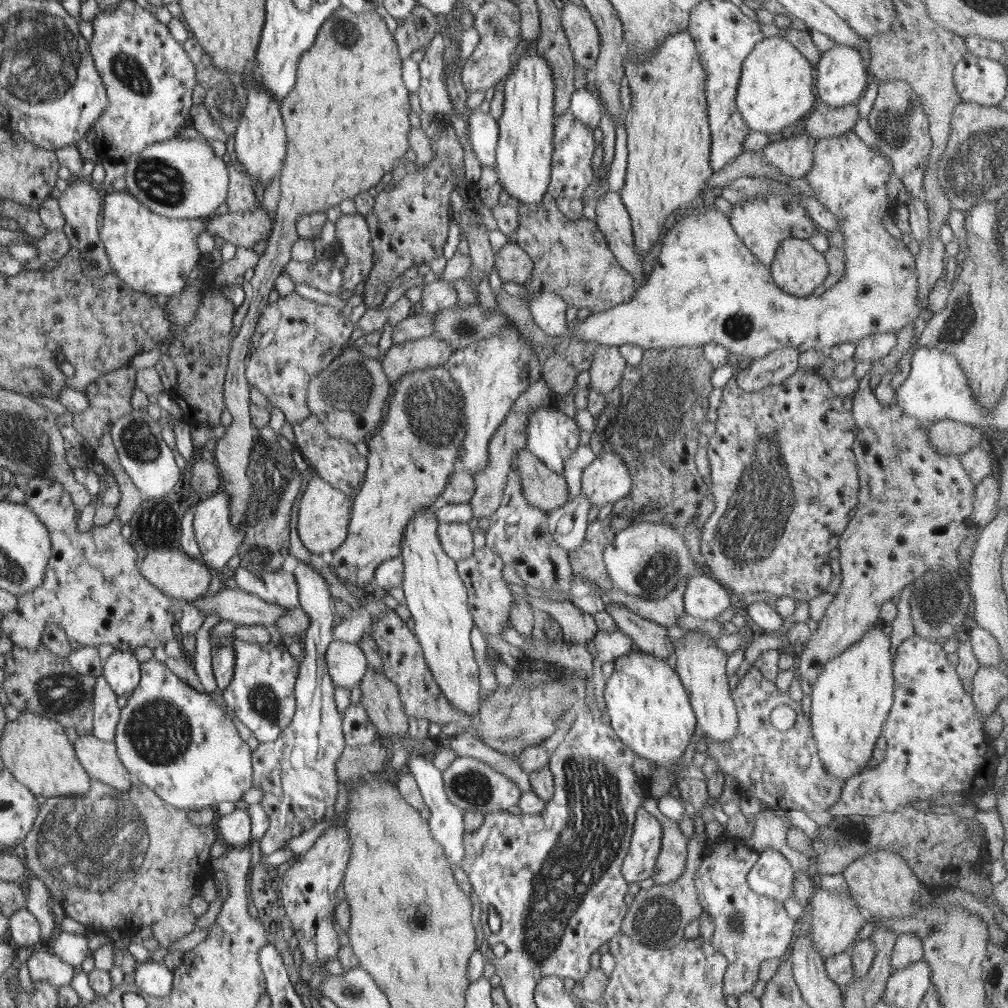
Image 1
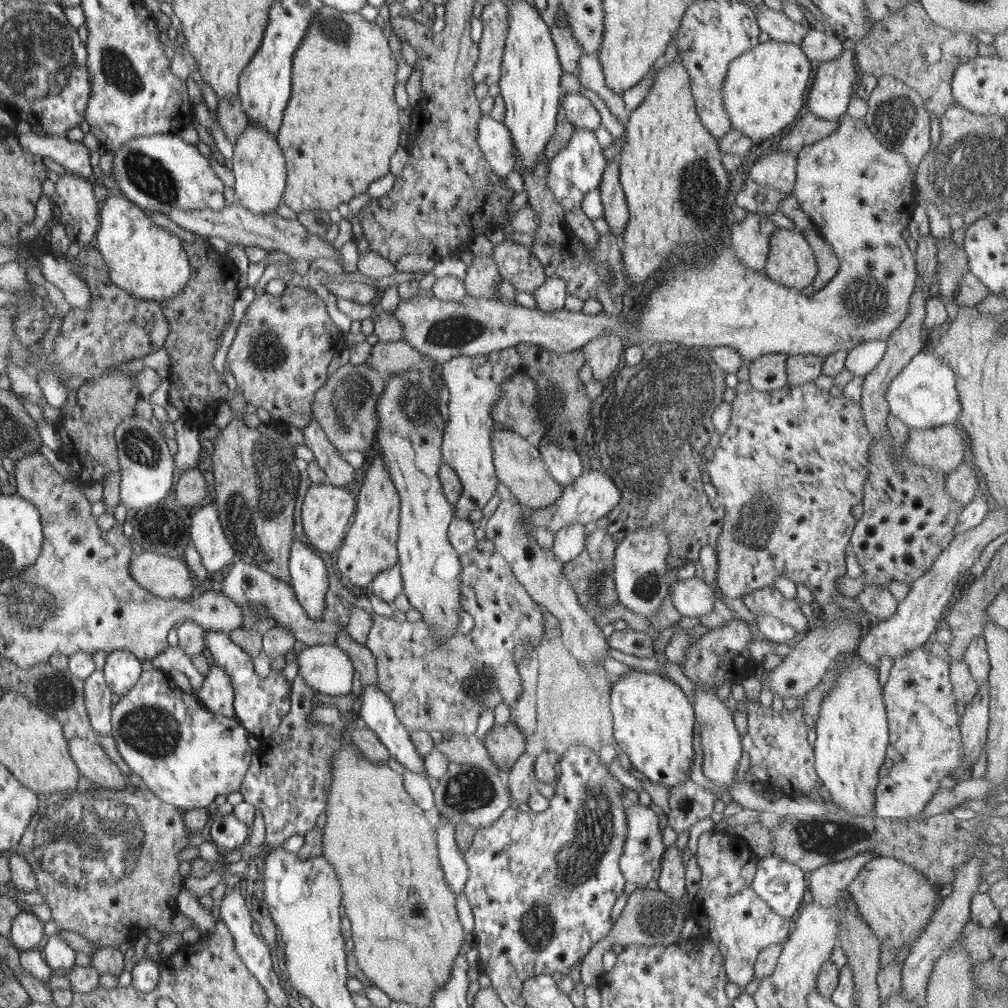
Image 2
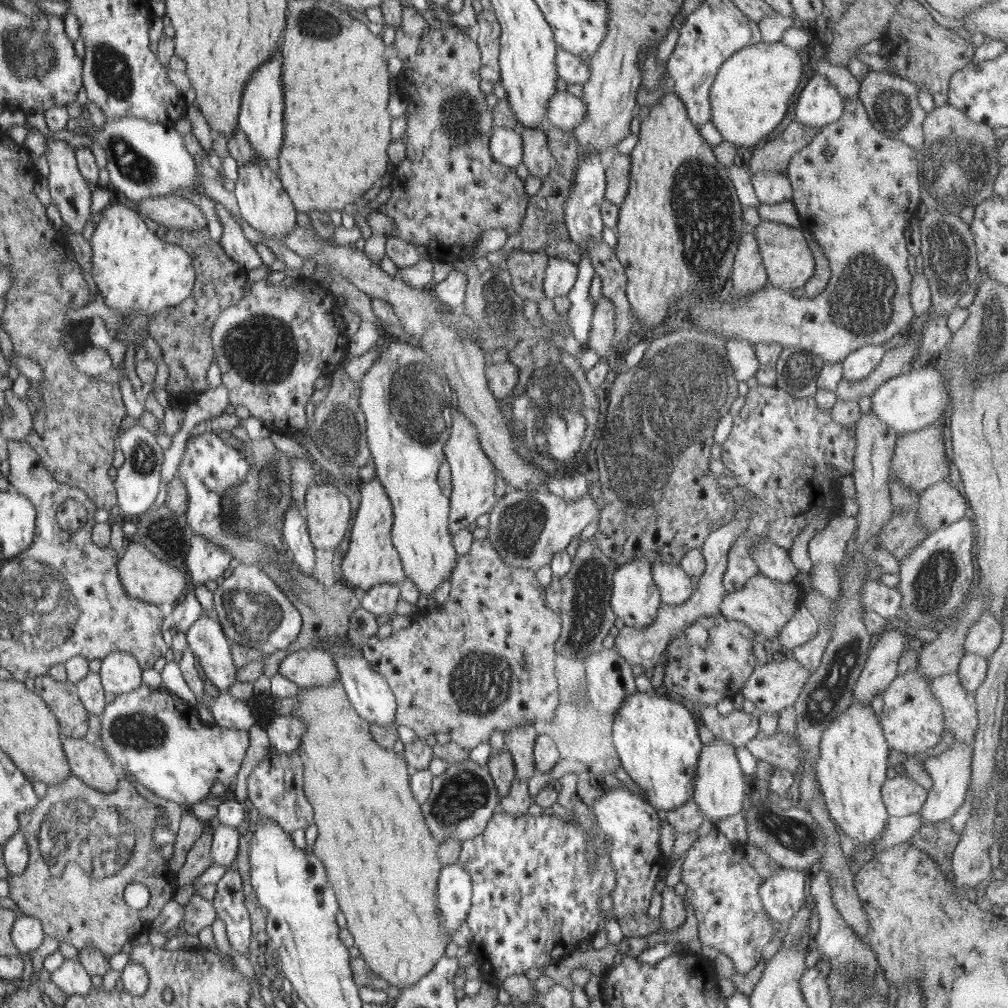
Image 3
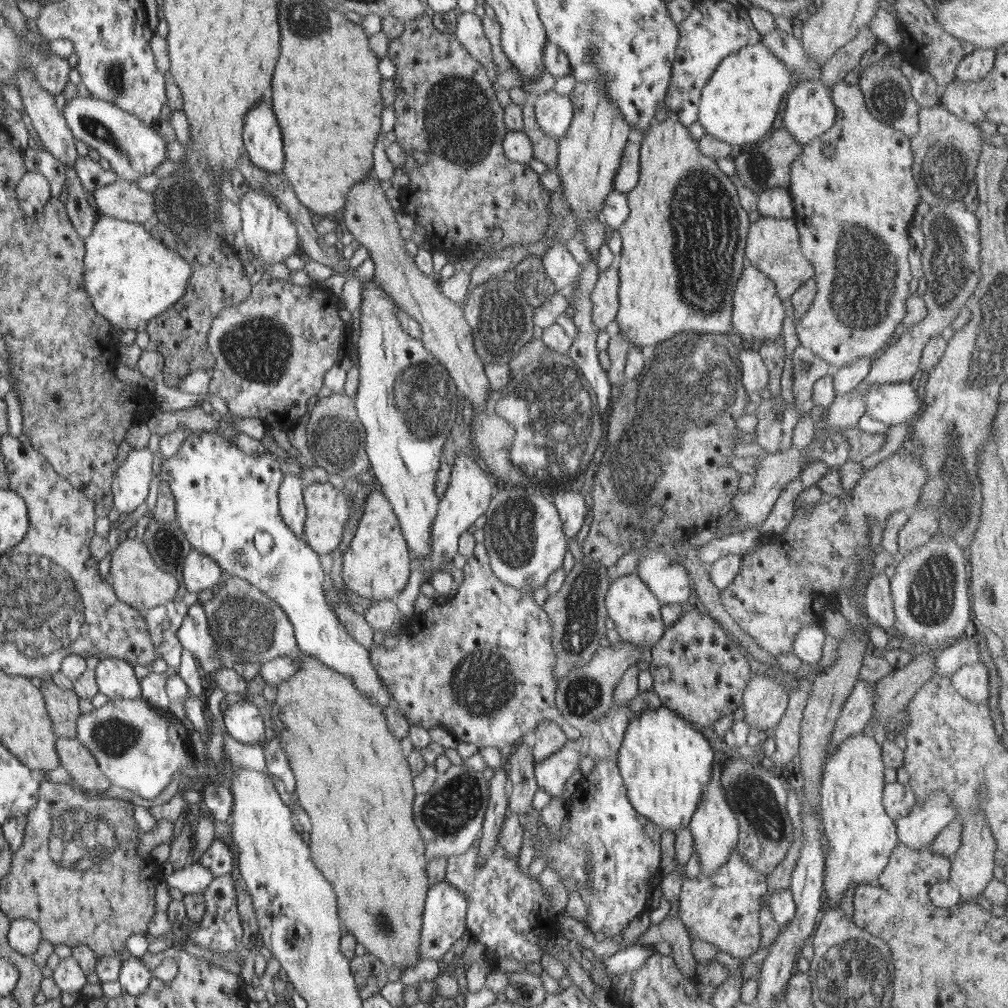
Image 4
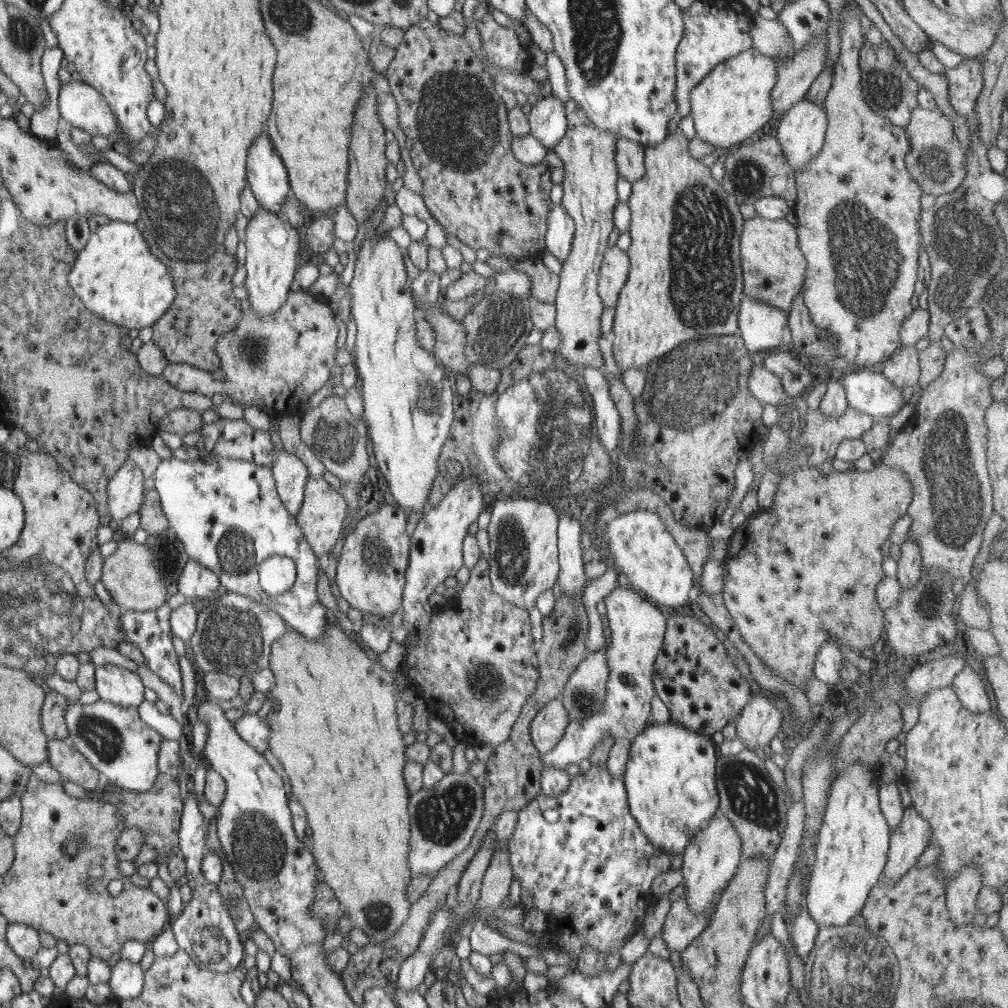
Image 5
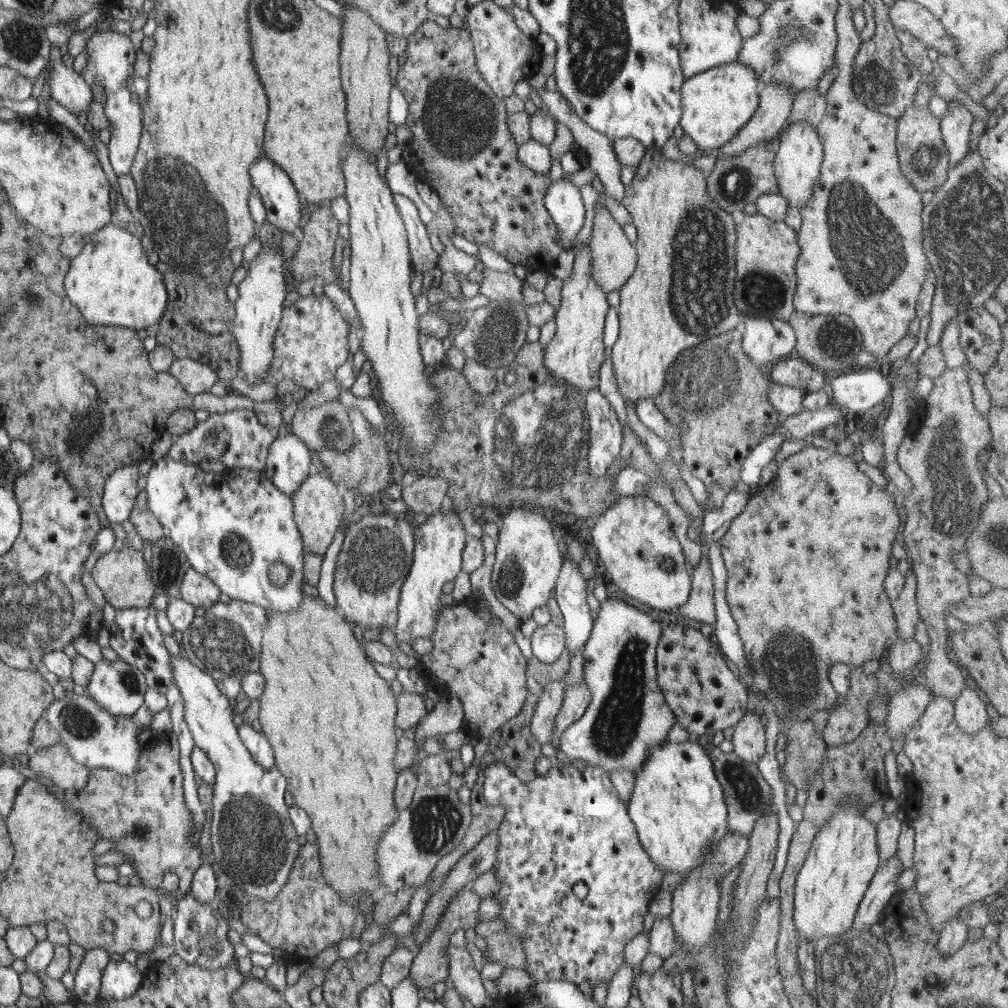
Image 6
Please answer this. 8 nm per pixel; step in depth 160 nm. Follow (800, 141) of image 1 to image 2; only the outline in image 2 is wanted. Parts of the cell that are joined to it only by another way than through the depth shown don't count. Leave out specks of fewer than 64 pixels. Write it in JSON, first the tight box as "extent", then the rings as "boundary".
{"extent":[749,151,797,192],"boundary":[[[772,151],[759,158],[750,168],[749,178],[780,192],[793,192],[797,154]]]}

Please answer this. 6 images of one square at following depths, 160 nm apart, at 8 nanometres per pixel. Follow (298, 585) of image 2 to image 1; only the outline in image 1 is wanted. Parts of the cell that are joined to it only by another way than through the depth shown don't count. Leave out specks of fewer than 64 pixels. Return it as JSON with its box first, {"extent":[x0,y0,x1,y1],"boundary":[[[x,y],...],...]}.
{"extent":[253,561,346,855],"boundary":[[[304,561],[297,562],[293,575],[300,584],[300,606],[309,616],[309,625],[303,638],[303,655],[299,658],[298,682],[295,683],[298,702],[295,716],[278,739],[260,743],[253,754],[255,786],[264,793],[259,804],[270,821],[266,836],[258,842],[263,855],[280,852],[292,838],[320,823],[326,808],[335,806],[338,796],[336,763],[346,745],[343,717],[336,708],[335,686],[325,661],[325,652],[334,640],[333,627],[337,623],[328,584]]]}

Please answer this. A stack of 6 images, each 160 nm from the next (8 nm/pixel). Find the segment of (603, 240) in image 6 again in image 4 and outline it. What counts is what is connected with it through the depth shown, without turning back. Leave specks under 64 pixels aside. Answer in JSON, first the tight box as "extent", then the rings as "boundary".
{"extent":[590,267,619,331],"boundary":[[[609,267],[597,275],[596,284],[590,293],[590,301],[594,306],[593,324],[598,331],[614,329],[619,310],[619,270]]]}

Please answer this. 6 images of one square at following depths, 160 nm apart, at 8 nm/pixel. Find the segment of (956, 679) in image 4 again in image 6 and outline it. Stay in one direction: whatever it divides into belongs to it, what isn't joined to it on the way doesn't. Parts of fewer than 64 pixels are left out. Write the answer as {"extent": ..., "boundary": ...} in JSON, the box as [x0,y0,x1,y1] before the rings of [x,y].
{"extent":[954,684,989,734],"boundary":[[[965,684],[954,702],[954,718],[958,728],[968,734],[976,734],[987,726],[989,716],[982,698]]]}

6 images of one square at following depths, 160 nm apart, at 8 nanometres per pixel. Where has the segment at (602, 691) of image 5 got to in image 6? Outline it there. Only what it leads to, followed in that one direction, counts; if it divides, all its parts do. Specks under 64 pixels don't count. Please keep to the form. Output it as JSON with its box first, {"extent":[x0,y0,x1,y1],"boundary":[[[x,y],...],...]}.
{"extent":[550,679,591,750],"boundary":[[[585,679],[580,683],[574,683],[574,685],[566,685],[563,703],[559,713],[555,716],[553,735],[550,740],[555,749],[558,750],[560,746],[562,733],[585,713],[590,699],[591,694]]]}

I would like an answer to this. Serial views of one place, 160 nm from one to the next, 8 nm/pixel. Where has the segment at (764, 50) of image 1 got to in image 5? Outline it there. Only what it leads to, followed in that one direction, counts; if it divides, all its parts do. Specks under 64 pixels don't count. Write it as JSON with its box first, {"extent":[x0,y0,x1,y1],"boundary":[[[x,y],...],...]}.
{"extent":[690,46,777,151],"boundary":[[[753,46],[717,64],[696,86],[690,96],[695,136],[724,151],[741,146],[774,116],[771,90],[777,79],[774,59],[758,52]]]}

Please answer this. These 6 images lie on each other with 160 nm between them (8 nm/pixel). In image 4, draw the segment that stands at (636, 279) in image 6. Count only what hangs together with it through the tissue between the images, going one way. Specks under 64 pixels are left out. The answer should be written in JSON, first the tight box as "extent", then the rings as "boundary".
{"extent":[614,112,750,360],"boundary":[[[668,112],[664,121],[655,120],[651,127],[644,132],[640,147],[640,176],[638,184],[627,194],[630,212],[628,218],[617,228],[622,238],[621,261],[619,266],[619,310],[614,329],[620,330],[622,337],[628,339],[632,347],[642,349],[644,360],[652,357],[652,352],[658,345],[684,332],[704,332],[708,334],[730,334],[735,331],[730,325],[732,317],[732,296],[739,283],[742,271],[746,265],[745,246],[749,231],[750,220],[748,211],[740,205],[740,193],[737,186],[728,179],[716,164],[716,161],[698,150],[698,142],[692,139],[688,127],[684,126],[675,112]]]}

